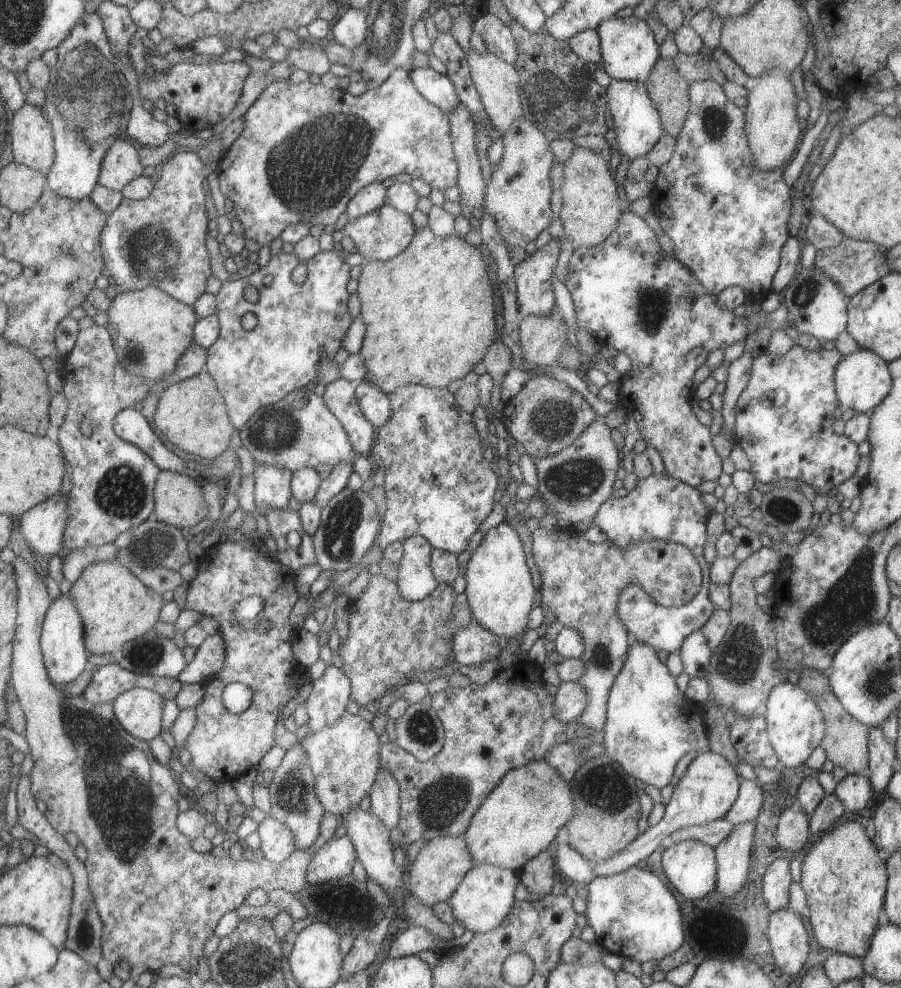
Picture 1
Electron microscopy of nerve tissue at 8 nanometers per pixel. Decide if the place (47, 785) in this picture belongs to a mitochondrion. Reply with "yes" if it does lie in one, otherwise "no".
no

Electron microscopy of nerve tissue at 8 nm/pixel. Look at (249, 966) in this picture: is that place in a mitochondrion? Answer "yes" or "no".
yes

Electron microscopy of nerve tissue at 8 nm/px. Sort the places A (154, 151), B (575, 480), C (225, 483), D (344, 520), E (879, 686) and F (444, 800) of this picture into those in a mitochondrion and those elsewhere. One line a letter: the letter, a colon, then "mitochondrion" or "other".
A: other
B: mitochondrion
C: other
D: mitochondrion
E: mitochondrion
F: mitochondrion

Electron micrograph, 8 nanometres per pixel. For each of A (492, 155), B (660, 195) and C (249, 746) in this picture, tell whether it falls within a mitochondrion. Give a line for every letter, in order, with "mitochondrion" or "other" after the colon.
A: other
B: other
C: other

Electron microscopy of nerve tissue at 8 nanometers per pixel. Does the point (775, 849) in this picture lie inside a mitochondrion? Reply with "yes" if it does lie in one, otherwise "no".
no

